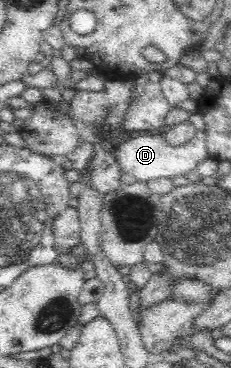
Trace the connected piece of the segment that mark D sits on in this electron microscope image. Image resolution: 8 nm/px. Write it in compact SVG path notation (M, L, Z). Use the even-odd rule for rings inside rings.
M200 131L192 137L192 140L172 146L168 144L163 135L140 135L134 134L121 142L114 142L111 147L113 154L123 172L132 174L140 182L156 178L172 179L177 176L185 176L191 170L196 170L197 166L209 158L207 151L207 134Z

